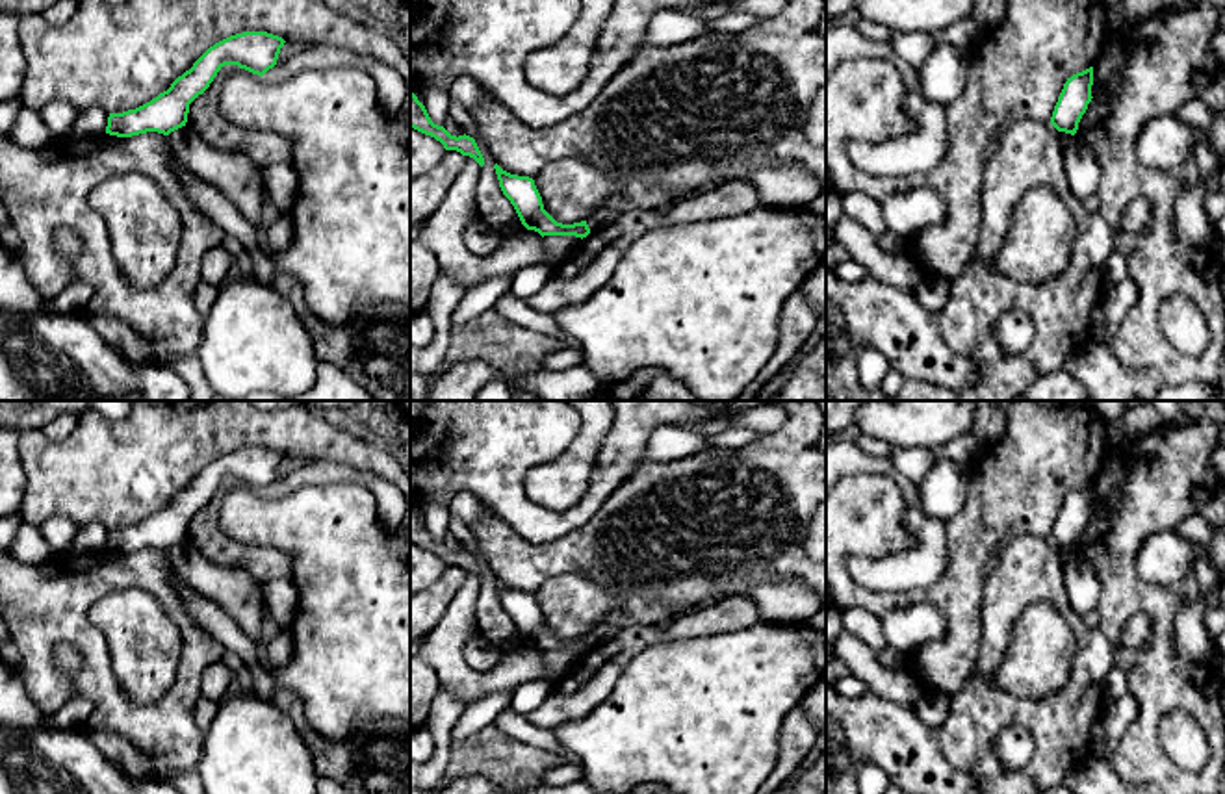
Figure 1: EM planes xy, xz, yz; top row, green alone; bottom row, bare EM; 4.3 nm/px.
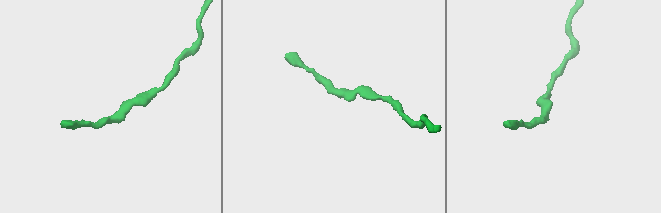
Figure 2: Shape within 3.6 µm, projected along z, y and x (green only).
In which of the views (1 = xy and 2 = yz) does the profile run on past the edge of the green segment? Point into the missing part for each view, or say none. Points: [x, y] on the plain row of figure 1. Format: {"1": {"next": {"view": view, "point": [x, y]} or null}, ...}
{"1": {"next": null}, "2": {"next": null}}

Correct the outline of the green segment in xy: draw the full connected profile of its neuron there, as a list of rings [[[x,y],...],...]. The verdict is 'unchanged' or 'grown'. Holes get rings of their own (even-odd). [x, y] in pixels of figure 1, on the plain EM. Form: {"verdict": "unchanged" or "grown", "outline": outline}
{"verdict": "unchanged", "outline": [[[243,447],[210,462],[189,486],[150,518],[122,529],[110,529],[106,549],[132,553],[147,547],[169,551],[186,542],[189,519],[202,510],[225,480],[238,480],[264,492],[277,480],[284,455],[267,447]]]}

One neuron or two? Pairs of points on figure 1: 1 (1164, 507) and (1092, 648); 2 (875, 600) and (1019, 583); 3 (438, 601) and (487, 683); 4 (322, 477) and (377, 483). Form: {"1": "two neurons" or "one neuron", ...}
{"1": "two neurons", "2": "two neurons", "3": "two neurons", "4": "one neuron"}

